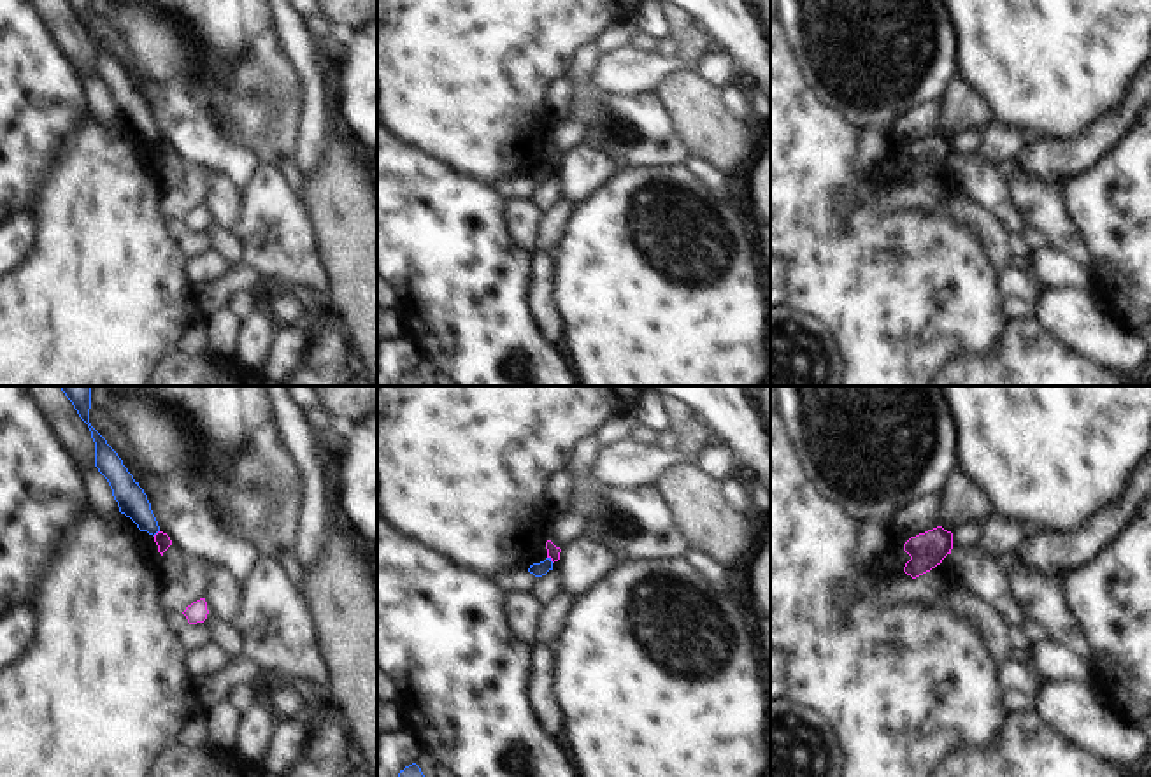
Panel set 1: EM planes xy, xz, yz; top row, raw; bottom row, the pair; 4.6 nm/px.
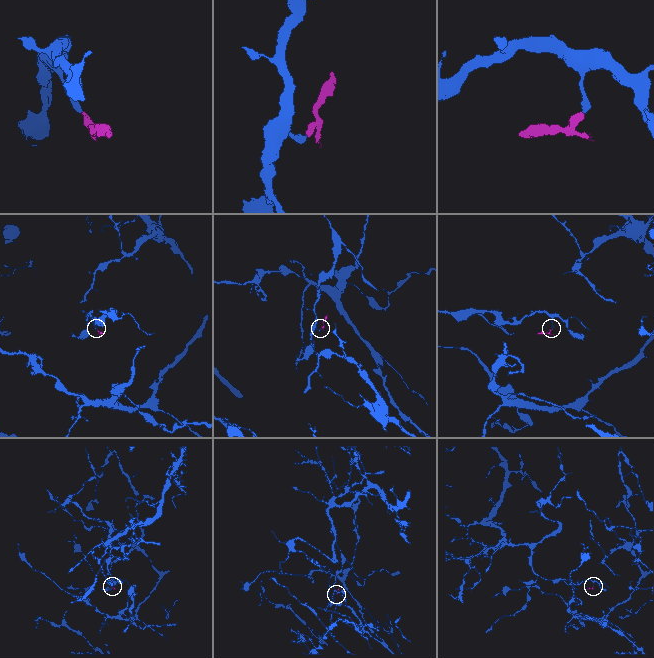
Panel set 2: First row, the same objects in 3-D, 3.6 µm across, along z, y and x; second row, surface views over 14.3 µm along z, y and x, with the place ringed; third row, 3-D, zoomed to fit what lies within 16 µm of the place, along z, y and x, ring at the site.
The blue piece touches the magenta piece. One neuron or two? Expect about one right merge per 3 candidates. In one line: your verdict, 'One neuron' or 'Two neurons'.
Two neurons

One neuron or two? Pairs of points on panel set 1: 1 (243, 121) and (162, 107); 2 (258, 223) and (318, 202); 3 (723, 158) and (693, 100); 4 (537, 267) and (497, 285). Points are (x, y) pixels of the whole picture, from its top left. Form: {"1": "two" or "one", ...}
{"1": "two", "2": "two", "3": "one", "4": "two"}

